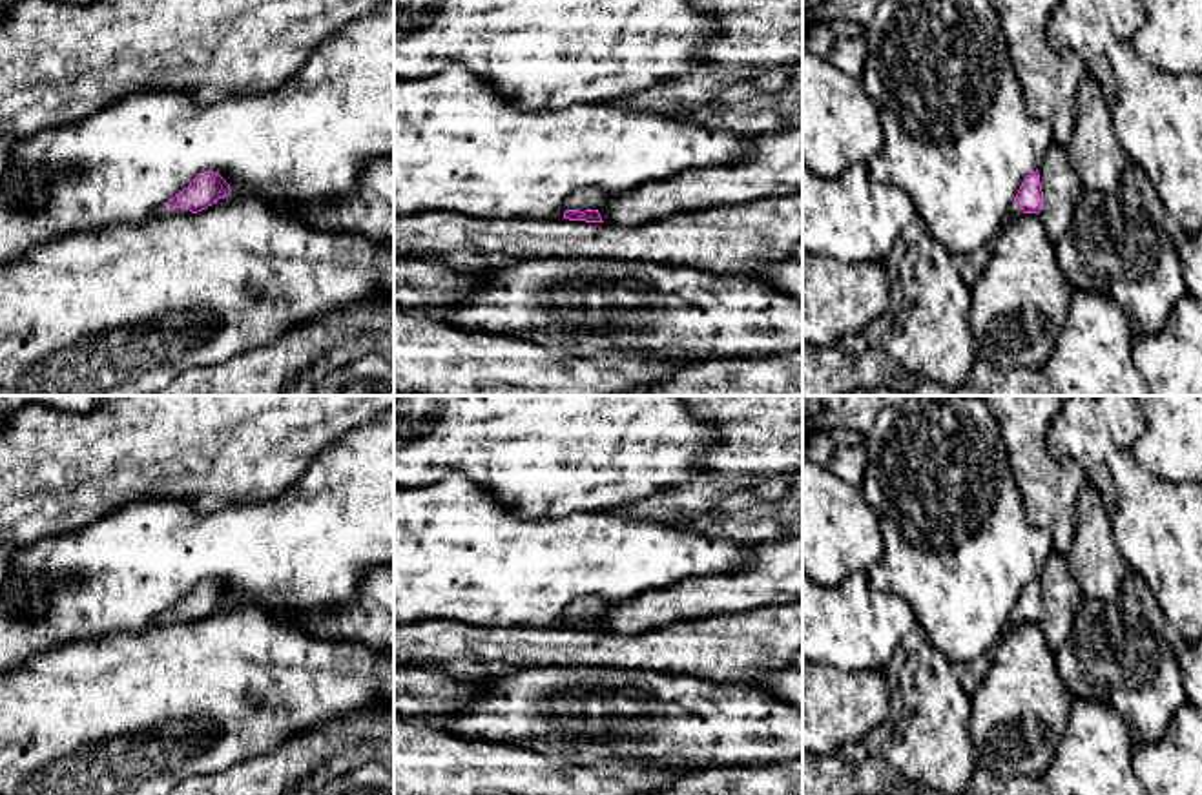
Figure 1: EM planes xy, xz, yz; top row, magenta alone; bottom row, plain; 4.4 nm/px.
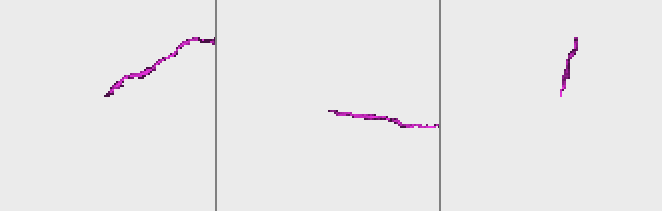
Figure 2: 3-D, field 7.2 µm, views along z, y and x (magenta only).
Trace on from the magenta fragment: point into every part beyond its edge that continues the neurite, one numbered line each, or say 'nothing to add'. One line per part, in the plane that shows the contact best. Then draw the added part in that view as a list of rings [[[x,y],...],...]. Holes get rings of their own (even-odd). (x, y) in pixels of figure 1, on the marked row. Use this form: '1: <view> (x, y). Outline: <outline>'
1: xz (582, 199). Outline: [[[582,188],[573,191],[565,202],[564,202],[564,212],[565,210],[598,210],[607,202],[609,195],[600,190],[600,188]]]

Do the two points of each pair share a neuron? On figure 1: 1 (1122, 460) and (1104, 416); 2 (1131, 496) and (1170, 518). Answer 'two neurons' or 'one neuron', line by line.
1: two neurons
2: one neuron

